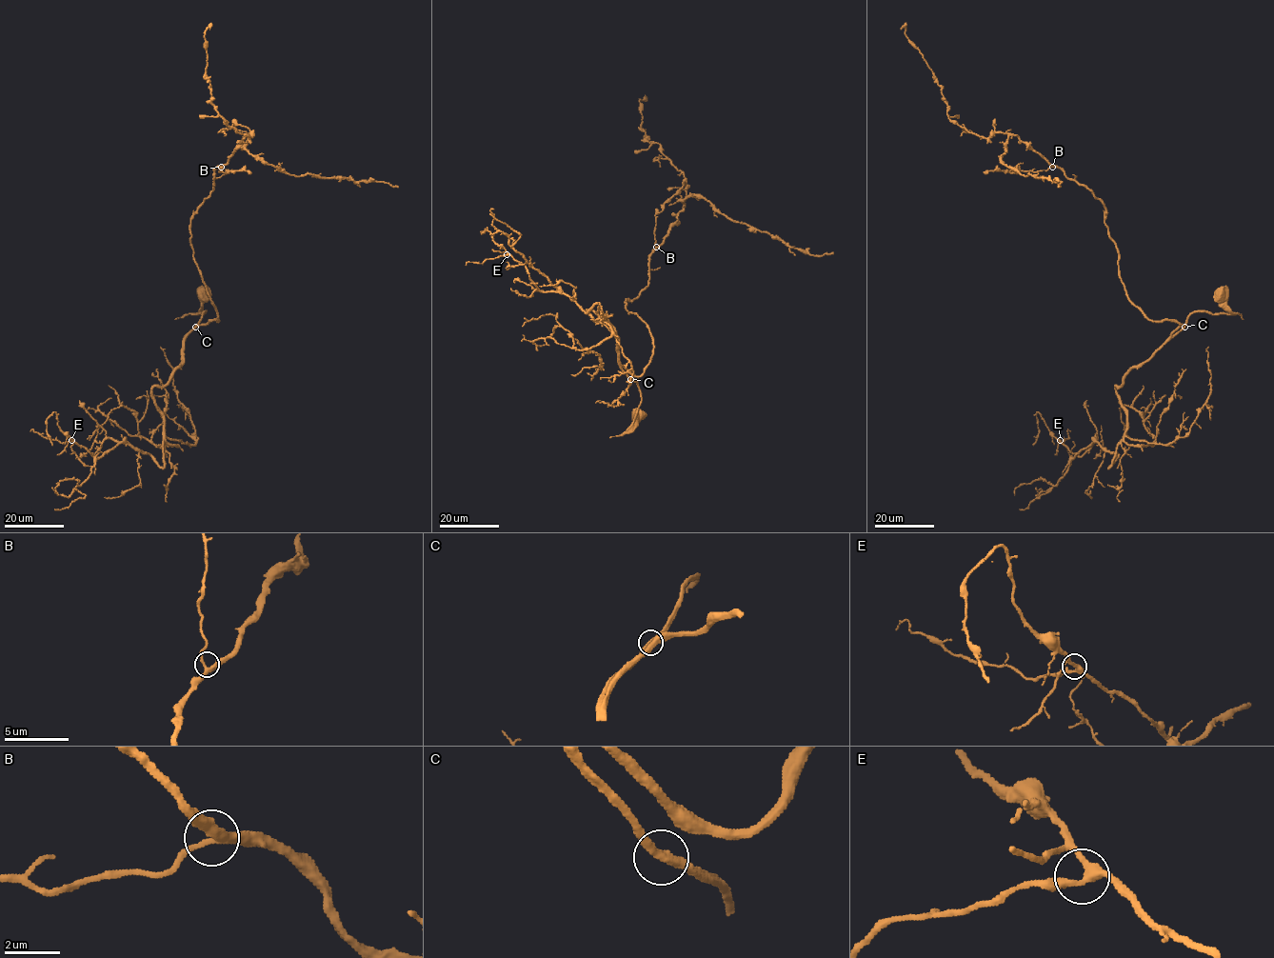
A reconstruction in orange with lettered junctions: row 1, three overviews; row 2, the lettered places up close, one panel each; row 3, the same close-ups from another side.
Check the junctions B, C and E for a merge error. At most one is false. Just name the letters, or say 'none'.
none

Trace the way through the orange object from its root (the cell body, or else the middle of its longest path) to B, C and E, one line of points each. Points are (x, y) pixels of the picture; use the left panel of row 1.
B: (202, 293), (198, 314), (206, 311), (186, 336), (218, 320), (193, 256), (190, 225), (221, 167)
C: (202, 293), (202, 310), (198, 314), (206, 311), (194, 327)
E: (202, 293), (182, 362), (151, 390), (164, 467), (109, 438), (93, 456), (71, 440)

